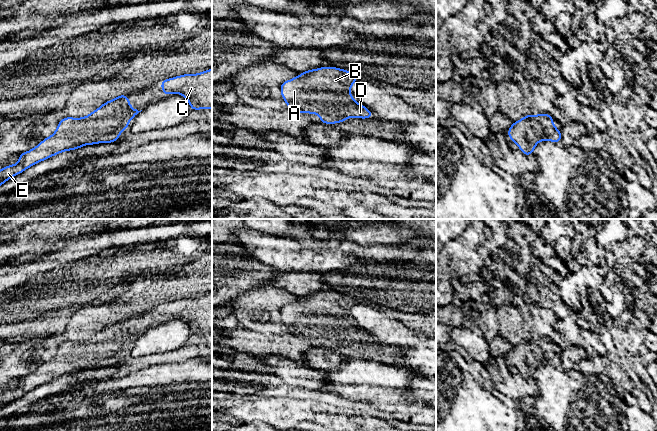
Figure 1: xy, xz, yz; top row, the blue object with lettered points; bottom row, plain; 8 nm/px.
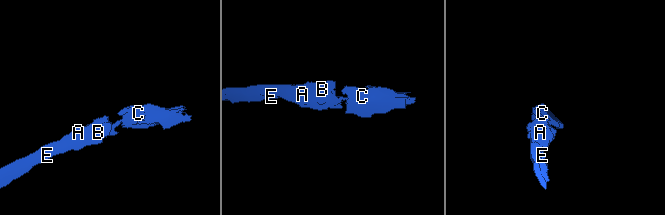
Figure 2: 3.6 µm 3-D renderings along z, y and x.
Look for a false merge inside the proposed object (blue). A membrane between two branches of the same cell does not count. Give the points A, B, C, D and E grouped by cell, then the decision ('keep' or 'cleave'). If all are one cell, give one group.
groups A B C D E; keep

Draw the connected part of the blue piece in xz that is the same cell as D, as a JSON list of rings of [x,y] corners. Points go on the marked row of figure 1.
[[[321,67],[300,73],[280,84],[281,96],[287,108],[298,113],[319,114],[320,123],[345,122],[348,117],[368,119],[374,116],[364,105],[357,103],[351,94],[353,83],[359,75],[336,67]]]

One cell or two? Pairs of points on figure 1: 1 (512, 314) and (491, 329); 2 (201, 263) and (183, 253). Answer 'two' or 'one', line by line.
1: two
2: two

